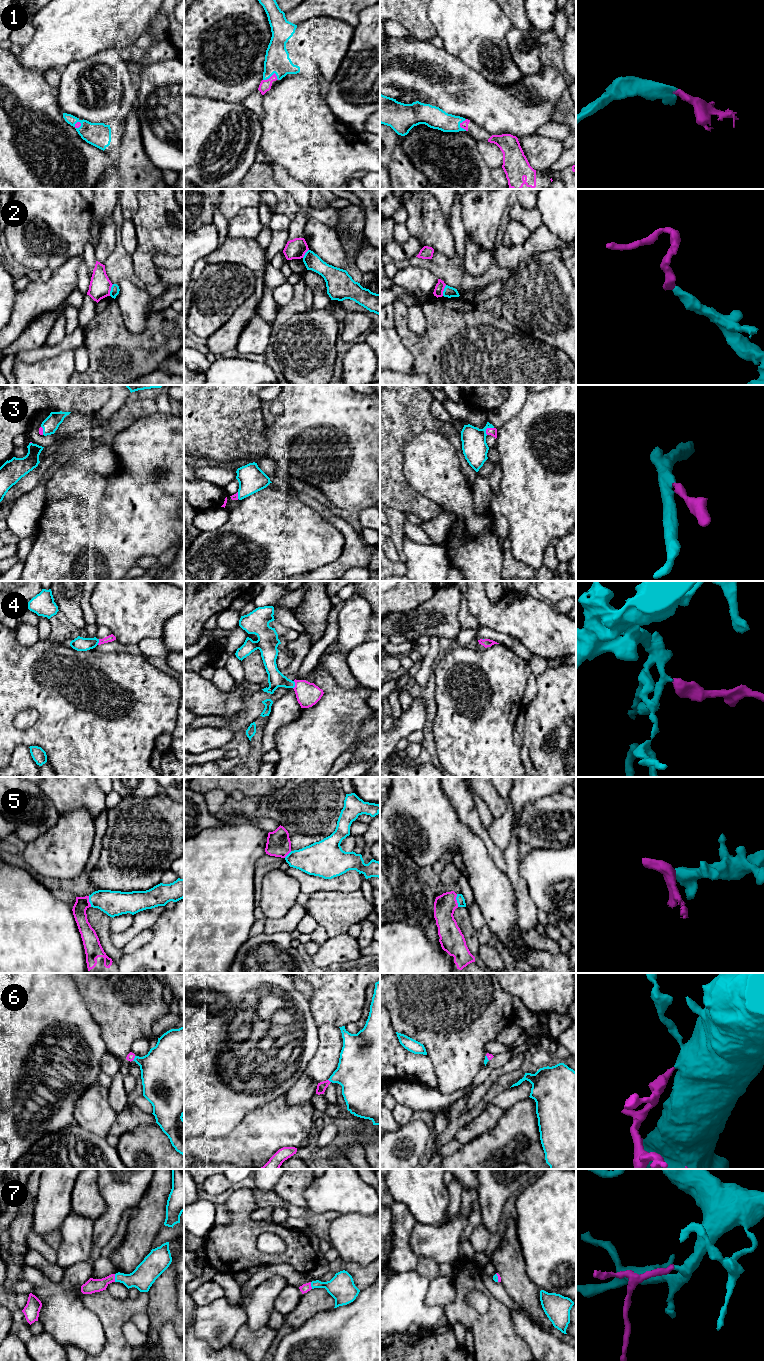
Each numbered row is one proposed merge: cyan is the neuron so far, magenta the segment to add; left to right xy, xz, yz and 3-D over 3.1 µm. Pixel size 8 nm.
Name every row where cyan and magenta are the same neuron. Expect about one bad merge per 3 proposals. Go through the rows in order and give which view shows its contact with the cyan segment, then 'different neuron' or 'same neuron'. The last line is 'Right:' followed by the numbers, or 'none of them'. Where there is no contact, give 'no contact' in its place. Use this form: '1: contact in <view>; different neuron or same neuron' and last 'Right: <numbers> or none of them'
1: contact in xz; same neuron
2: contact in xy; different neuron
3: contact in yz; same neuron
4: contact in xz; same neuron
5: contact in yz; same neuron
6: contact in xy; same neuron
7: contact in xy; same neuron
Right: 1, 3, 4, 5, 6, 7

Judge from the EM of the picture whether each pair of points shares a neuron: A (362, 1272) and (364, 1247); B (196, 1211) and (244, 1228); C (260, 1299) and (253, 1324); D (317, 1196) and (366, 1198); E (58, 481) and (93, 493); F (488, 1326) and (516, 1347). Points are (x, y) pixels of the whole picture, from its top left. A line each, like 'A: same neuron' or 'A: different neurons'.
A: different neurons
B: different neurons
C: same neuron
D: same neuron
E: same neuron
F: same neuron

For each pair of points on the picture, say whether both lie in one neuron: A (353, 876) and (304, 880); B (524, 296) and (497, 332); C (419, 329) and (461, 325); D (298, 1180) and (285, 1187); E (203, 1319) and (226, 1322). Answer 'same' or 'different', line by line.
A: same
B: different
C: different
D: same
E: same

